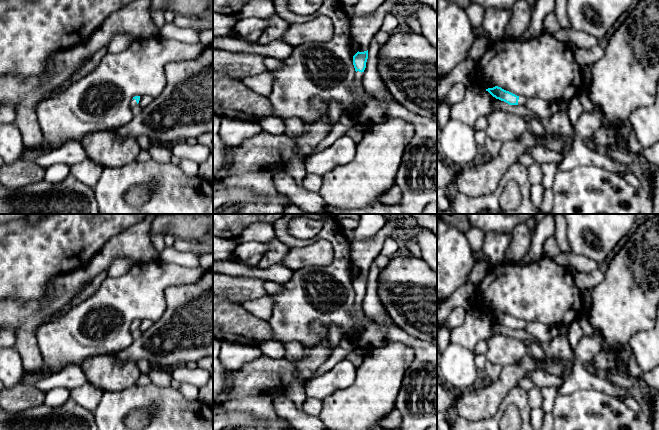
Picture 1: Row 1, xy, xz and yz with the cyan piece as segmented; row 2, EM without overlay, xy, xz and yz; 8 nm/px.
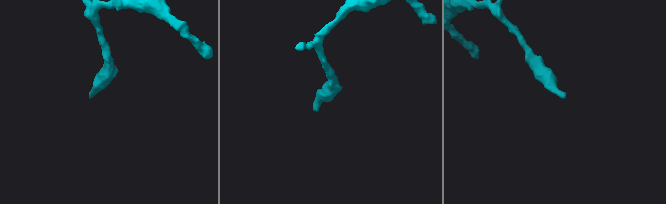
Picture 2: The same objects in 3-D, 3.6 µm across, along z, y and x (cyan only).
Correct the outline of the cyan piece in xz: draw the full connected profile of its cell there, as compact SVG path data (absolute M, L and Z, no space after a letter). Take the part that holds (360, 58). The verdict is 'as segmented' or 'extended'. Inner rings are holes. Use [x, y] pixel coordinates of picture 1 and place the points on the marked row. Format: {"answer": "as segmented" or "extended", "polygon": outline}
{"answer": "extended", "polygon": "M368 50L364 52L358 51L353 56L353 65L356 71L356 76L355 76L355 84L352 88L352 92L355 95L361 95L364 91L361 76L366 68L367 59L368 59Z"}

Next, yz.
{"answer": "extended", "polygon": "M498 86L488 88L486 91L488 91L496 99L504 101L509 105L519 105L526 107L539 118L548 118L553 116L559 110L568 110L568 102L547 102L540 98L519 97Z"}

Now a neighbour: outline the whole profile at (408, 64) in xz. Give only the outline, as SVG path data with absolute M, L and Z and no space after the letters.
M400 28L381 44L377 72L392 97L409 111L437 121L437 47L422 34Z

